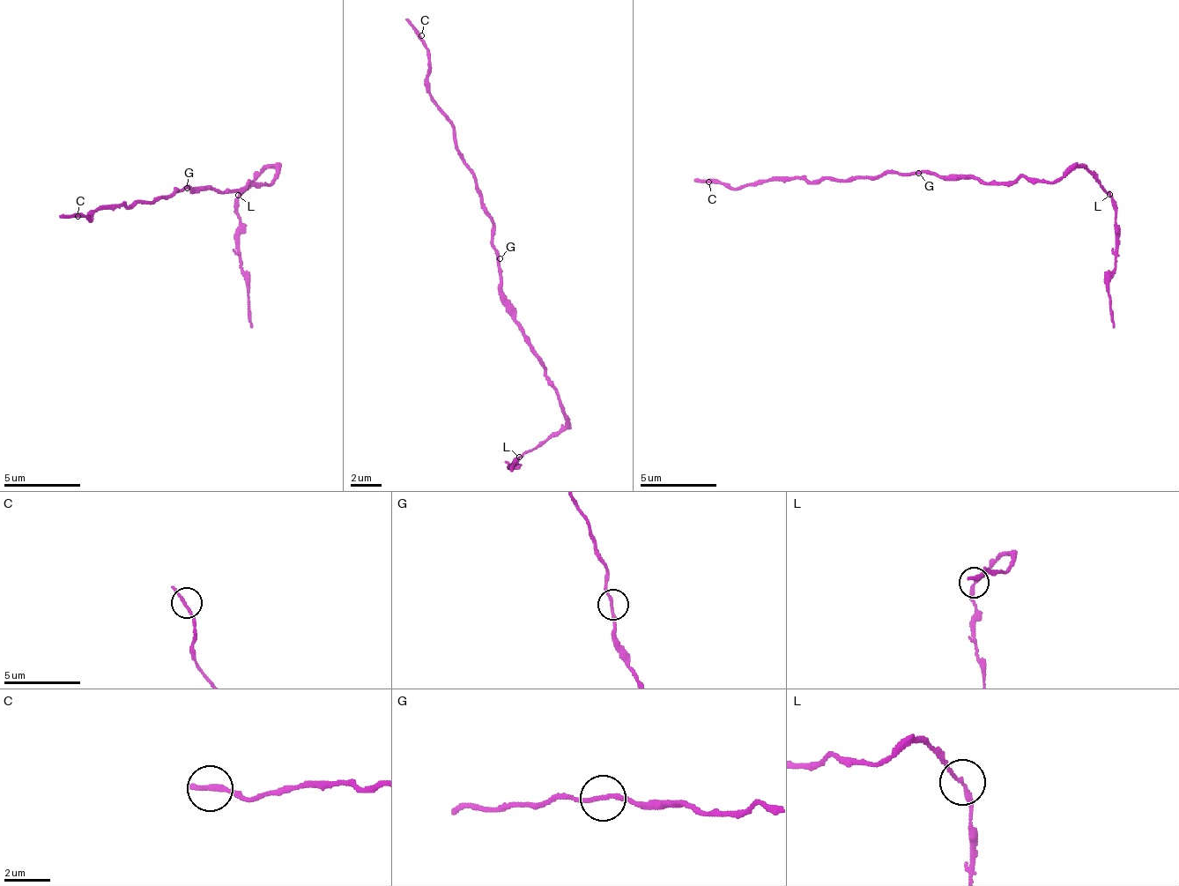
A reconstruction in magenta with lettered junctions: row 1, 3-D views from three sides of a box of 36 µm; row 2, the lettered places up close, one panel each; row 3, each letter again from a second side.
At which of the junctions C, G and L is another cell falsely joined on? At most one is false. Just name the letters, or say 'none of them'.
L

